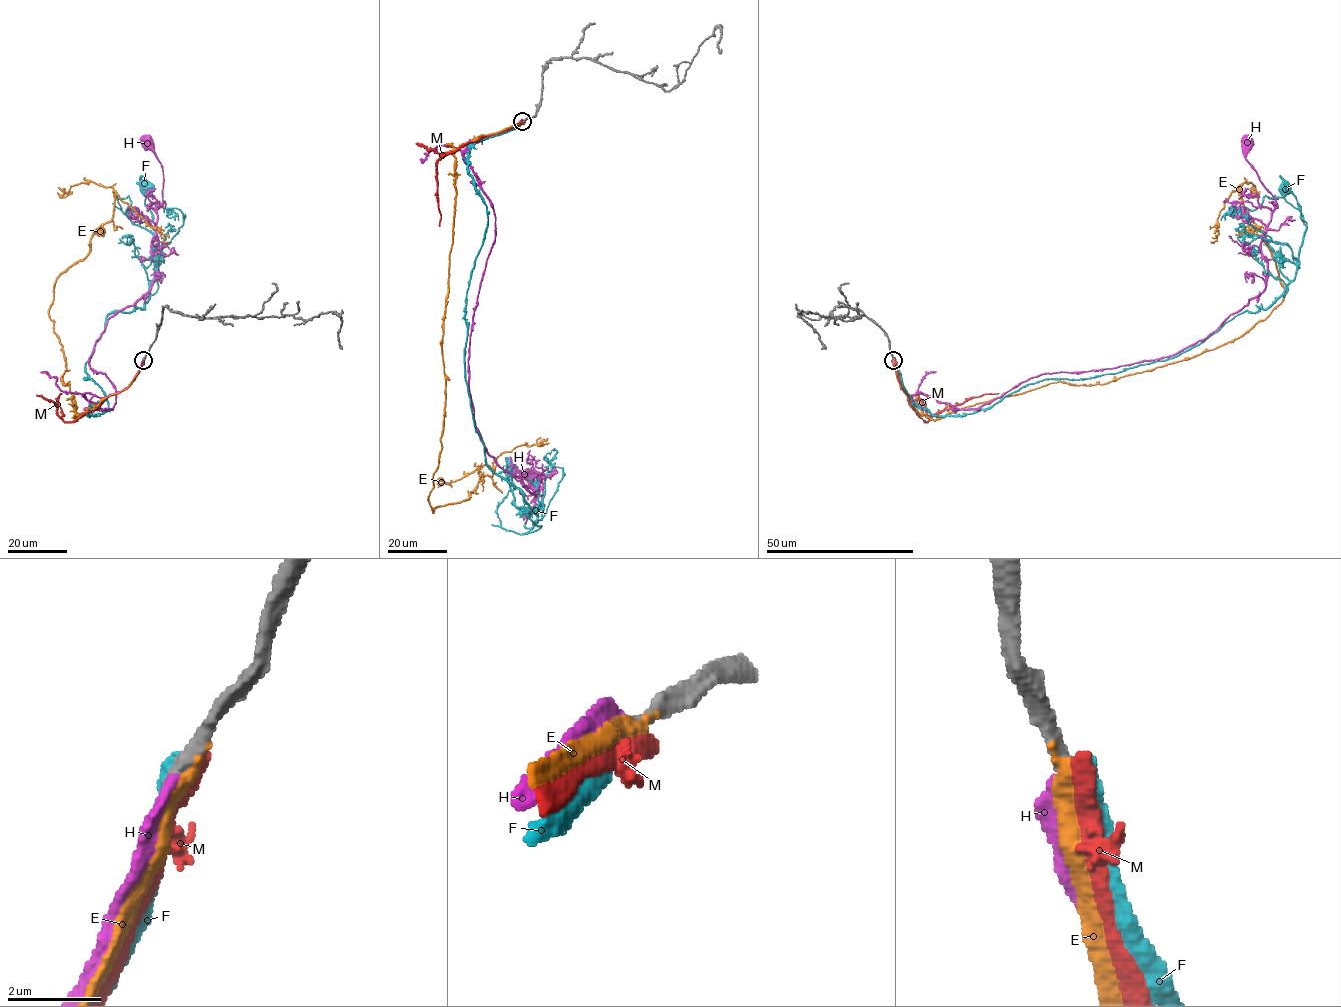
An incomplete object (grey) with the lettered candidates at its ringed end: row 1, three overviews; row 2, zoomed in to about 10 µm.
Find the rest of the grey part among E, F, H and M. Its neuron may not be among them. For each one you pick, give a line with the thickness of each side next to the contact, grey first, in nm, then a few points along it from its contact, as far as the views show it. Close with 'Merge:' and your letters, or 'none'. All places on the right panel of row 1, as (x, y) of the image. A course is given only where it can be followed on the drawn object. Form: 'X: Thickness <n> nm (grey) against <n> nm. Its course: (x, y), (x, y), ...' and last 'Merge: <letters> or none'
Merge: none

